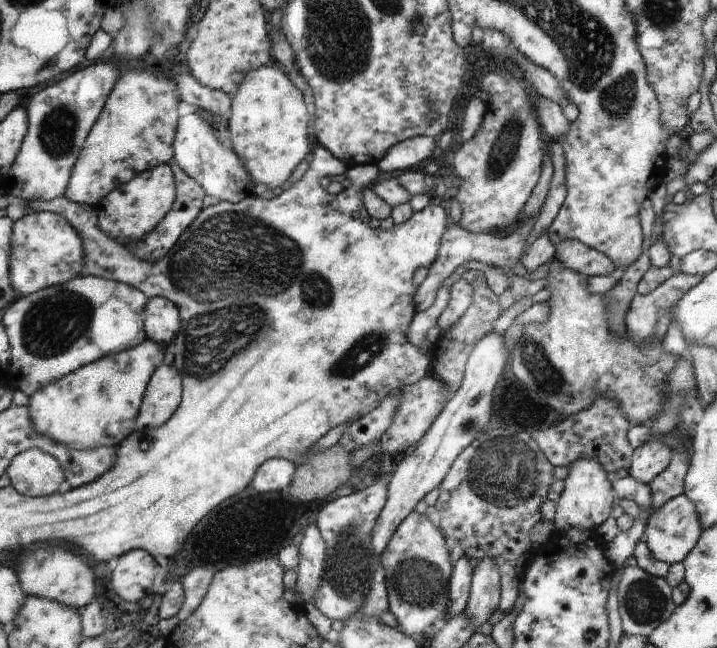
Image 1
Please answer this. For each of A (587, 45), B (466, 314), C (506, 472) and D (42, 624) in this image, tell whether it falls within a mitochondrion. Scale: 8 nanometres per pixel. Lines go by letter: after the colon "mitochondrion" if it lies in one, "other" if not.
A: mitochondrion
B: other
C: mitochondrion
D: other

